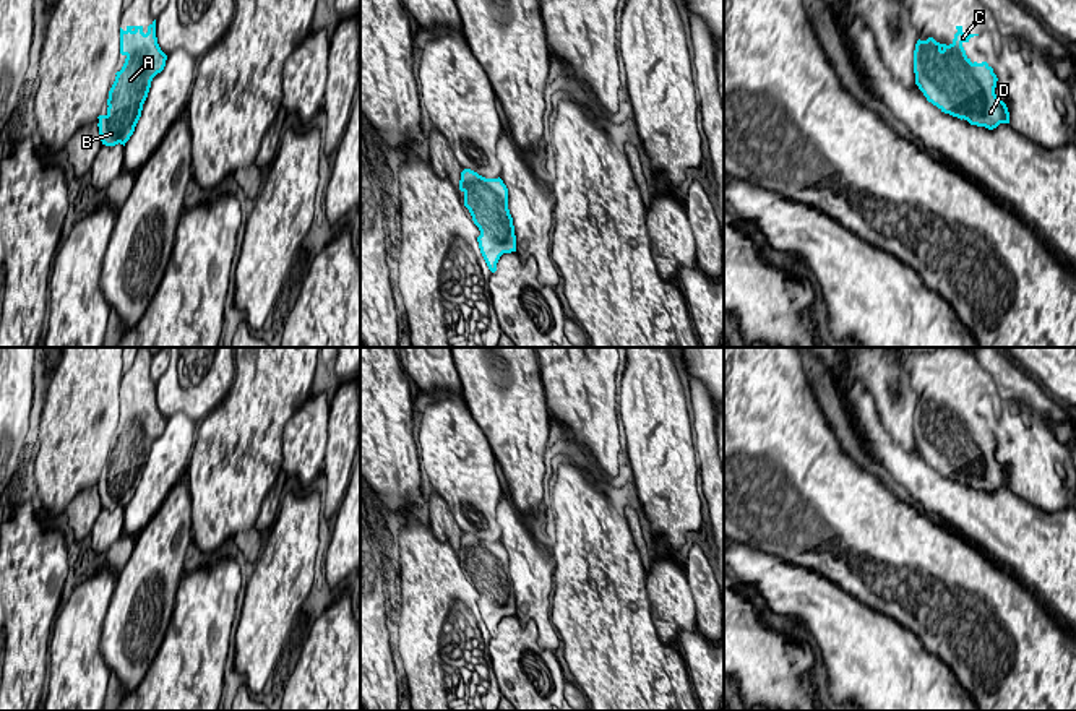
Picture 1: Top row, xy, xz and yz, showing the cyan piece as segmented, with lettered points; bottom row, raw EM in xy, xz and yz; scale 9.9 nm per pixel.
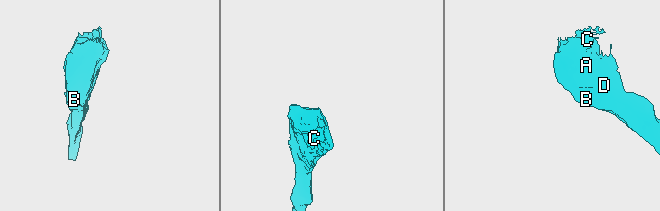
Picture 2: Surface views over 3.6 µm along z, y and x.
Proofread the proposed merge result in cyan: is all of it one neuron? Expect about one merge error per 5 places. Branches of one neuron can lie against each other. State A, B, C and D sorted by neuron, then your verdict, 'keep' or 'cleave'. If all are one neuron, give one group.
groups A B C D; keep

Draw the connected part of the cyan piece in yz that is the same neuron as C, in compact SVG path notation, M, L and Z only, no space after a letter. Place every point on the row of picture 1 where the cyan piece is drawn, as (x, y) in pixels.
M956 26L958 32L949 45L936 42L933 37L917 41L914 50L915 84L928 102L941 112L967 120L971 125L996 128L1000 123L1009 123L1009 112L1003 101L995 94L996 75L987 63L971 62L962 47L971 37L979 34L964 34L962 26Z

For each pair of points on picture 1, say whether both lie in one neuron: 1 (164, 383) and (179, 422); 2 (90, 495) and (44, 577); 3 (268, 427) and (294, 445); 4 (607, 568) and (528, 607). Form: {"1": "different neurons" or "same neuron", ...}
{"1": "different neurons", "2": "different neurons", "3": "different neurons", "4": "different neurons"}

